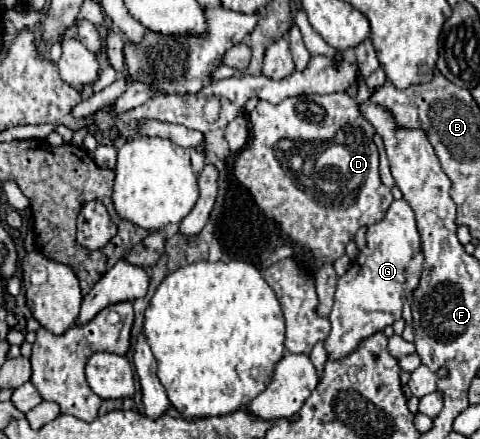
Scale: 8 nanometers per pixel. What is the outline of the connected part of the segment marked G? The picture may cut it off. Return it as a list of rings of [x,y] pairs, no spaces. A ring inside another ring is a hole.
[[[403,199],[393,201],[383,221],[367,227],[367,247],[361,249],[355,259],[355,271],[347,271],[339,277],[333,311],[329,315],[331,333],[325,339],[329,359],[339,359],[351,353],[361,339],[393,325],[393,321],[401,317],[405,297],[419,285],[421,267],[423,253],[413,211]]]

